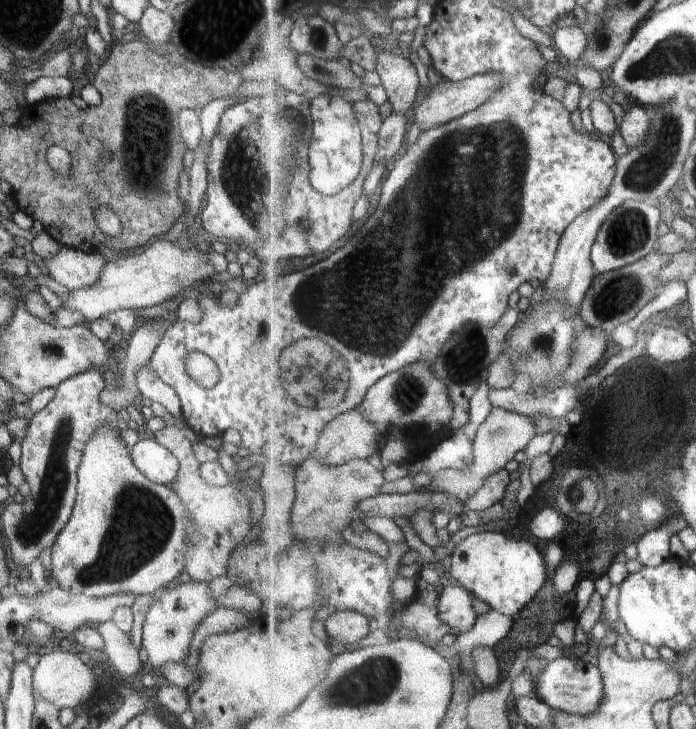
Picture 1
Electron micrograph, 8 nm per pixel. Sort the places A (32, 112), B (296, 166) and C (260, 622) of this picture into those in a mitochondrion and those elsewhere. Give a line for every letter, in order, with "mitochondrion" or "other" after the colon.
A: other
B: other
C: other

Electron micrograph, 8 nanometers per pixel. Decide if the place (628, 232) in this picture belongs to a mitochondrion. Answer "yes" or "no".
yes

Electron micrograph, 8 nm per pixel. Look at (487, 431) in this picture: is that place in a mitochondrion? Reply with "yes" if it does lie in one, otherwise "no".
no

